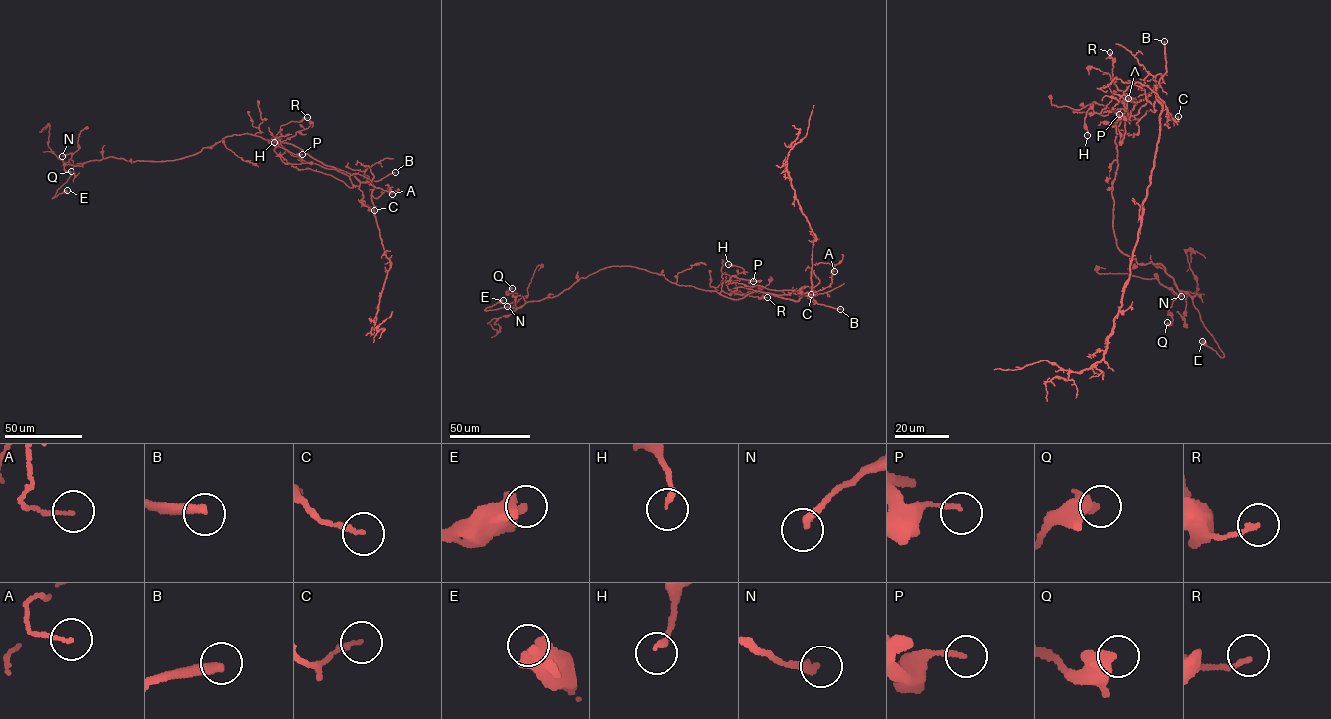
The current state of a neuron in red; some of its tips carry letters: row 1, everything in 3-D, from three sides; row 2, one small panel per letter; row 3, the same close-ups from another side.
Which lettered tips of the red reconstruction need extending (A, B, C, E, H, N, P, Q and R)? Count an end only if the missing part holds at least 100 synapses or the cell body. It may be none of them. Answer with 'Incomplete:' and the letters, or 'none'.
Incomplete: B

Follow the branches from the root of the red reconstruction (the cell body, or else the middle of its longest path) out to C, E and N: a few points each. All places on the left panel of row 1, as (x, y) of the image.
C: (306, 154), (353, 175), (360, 182), (365, 204), (374, 210)
E: (306, 154), (289, 143), (232, 135), (175, 160), (110, 157), (77, 163), (52, 198), (67, 190)
N: (306, 154), (291, 144), (247, 133), (160, 162), (110, 157), (73, 165), (71, 154), (62, 156)

